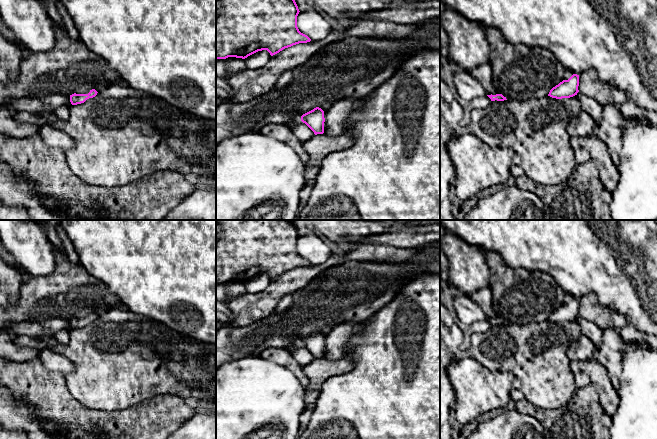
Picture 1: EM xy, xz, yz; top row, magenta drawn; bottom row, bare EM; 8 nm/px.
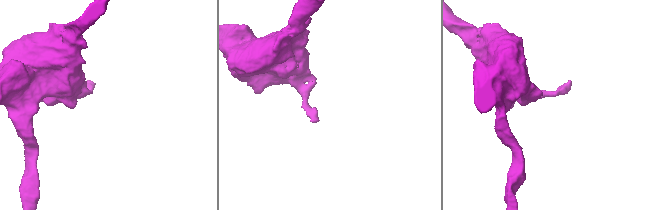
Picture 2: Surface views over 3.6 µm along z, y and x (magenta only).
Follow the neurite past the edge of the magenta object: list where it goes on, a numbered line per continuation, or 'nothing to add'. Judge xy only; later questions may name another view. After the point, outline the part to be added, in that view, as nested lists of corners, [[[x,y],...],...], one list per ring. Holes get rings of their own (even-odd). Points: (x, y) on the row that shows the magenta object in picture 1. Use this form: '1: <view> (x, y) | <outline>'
nothing to add

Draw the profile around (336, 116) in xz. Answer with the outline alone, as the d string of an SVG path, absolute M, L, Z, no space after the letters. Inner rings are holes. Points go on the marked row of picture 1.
M349 97L334 102L324 111L324 134L330 137L346 135L349 115L361 108L366 99L367 97Z

